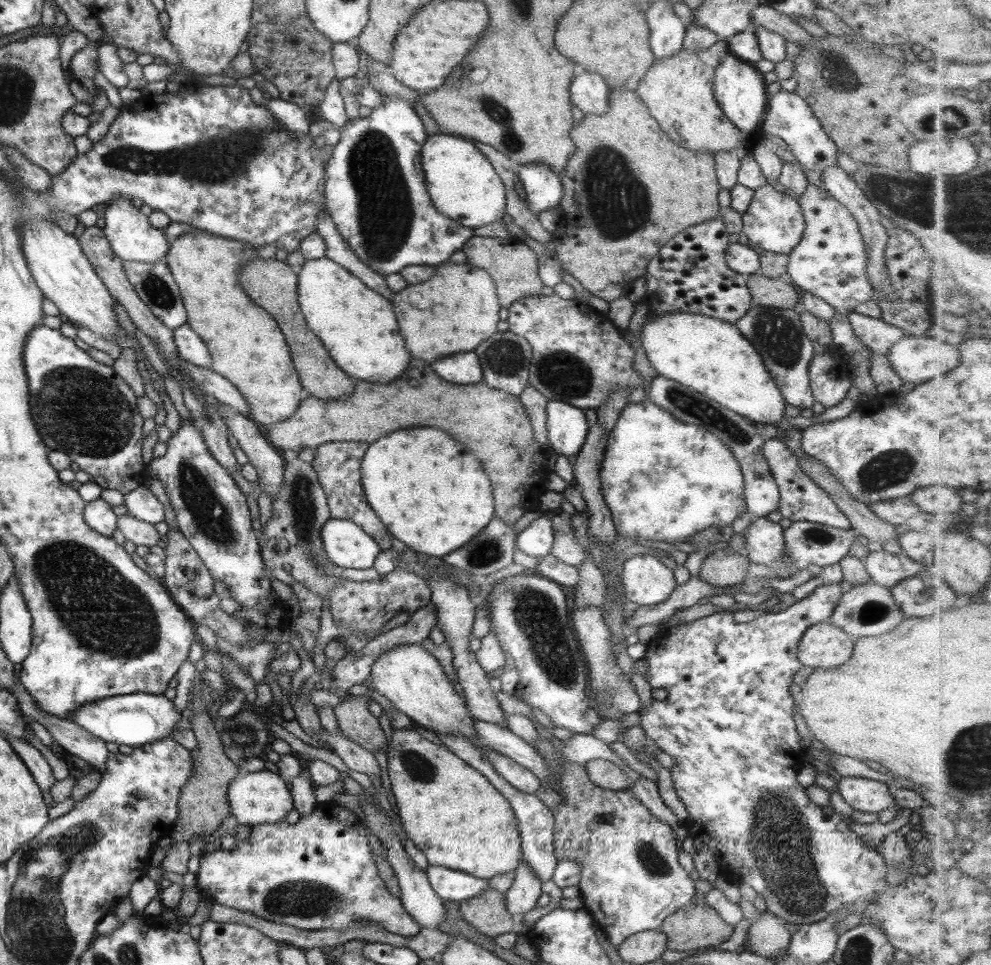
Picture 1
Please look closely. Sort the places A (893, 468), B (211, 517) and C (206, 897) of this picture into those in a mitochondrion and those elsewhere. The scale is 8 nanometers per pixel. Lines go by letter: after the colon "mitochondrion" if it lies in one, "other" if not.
A: mitochondrion
B: mitochondrion
C: other

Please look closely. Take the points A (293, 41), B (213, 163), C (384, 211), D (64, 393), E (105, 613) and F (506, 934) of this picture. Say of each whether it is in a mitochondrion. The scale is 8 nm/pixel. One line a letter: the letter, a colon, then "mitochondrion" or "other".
A: other
B: mitochondrion
C: mitochondrion
D: mitochondrion
E: mitochondrion
F: other

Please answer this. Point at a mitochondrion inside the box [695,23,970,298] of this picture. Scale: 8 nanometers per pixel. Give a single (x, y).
(838, 76)

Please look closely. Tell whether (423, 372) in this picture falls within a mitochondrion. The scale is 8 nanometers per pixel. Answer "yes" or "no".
no

